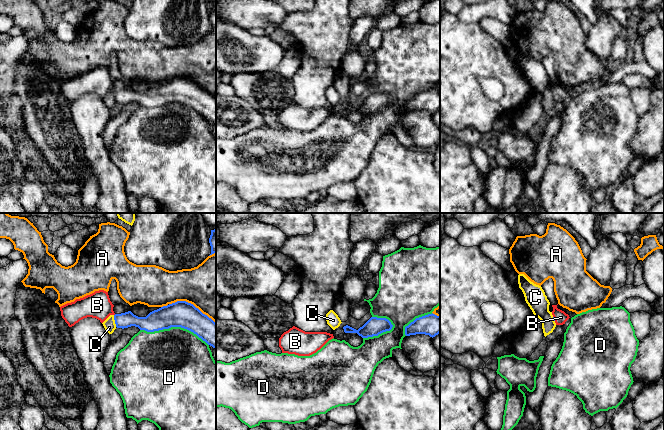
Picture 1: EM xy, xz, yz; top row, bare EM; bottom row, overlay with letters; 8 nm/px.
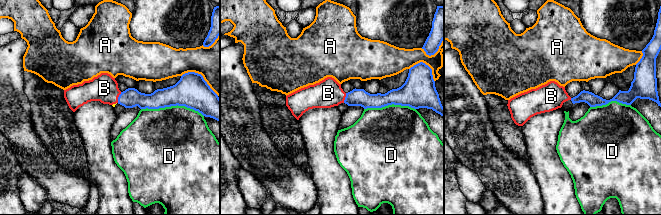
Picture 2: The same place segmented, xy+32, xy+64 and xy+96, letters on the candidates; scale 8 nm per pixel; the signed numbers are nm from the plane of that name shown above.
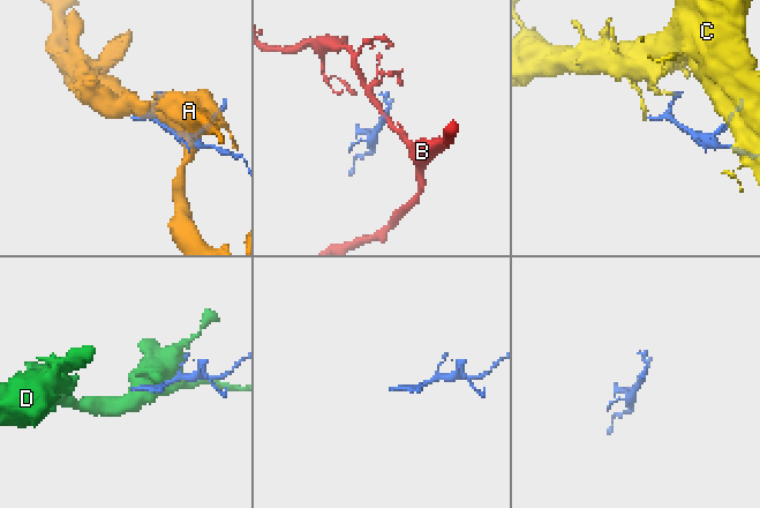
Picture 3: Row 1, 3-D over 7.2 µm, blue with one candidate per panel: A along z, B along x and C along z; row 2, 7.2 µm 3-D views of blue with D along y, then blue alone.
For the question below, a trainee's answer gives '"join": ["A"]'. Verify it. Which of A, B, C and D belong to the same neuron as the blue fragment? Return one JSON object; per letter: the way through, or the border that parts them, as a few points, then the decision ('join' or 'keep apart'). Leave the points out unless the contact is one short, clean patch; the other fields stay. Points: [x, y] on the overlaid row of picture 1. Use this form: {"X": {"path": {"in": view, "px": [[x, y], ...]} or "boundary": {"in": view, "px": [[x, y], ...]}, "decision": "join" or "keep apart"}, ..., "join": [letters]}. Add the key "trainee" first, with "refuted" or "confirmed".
{"trainee": "refuted", "A": {"decision": "keep apart"}, "B": {"path": {"in": "yz", "px": [[553, 317], [554, 318], [561, 317]]}, "decision": "join"}, "C": {"decision": "keep apart"}, "D": {"decision": "keep apart"}, "join": ["B"]}

